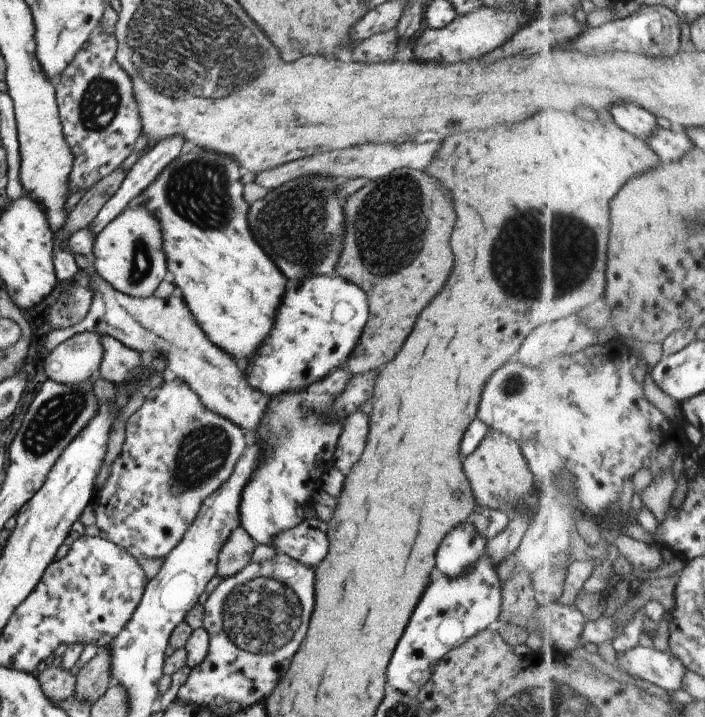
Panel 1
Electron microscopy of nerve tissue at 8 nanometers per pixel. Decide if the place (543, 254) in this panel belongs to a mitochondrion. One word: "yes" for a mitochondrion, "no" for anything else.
yes

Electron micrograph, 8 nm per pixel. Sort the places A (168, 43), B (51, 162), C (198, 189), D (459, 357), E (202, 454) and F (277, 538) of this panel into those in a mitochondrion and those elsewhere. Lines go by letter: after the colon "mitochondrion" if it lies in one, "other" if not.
A: mitochondrion
B: other
C: mitochondrion
D: other
E: mitochondrion
F: other

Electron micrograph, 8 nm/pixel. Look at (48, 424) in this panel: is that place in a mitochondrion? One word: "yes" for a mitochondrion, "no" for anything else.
yes

